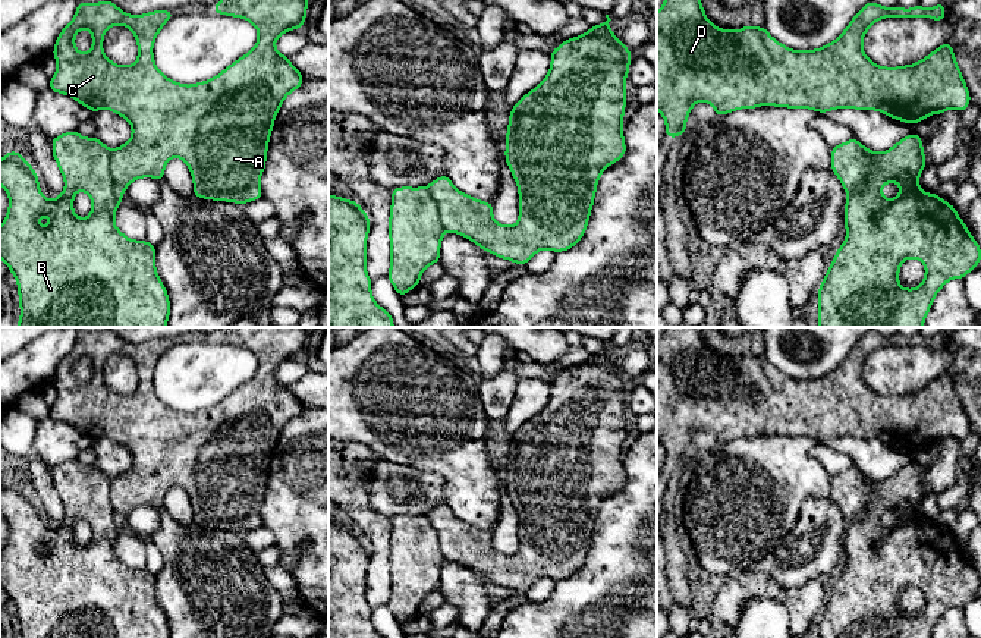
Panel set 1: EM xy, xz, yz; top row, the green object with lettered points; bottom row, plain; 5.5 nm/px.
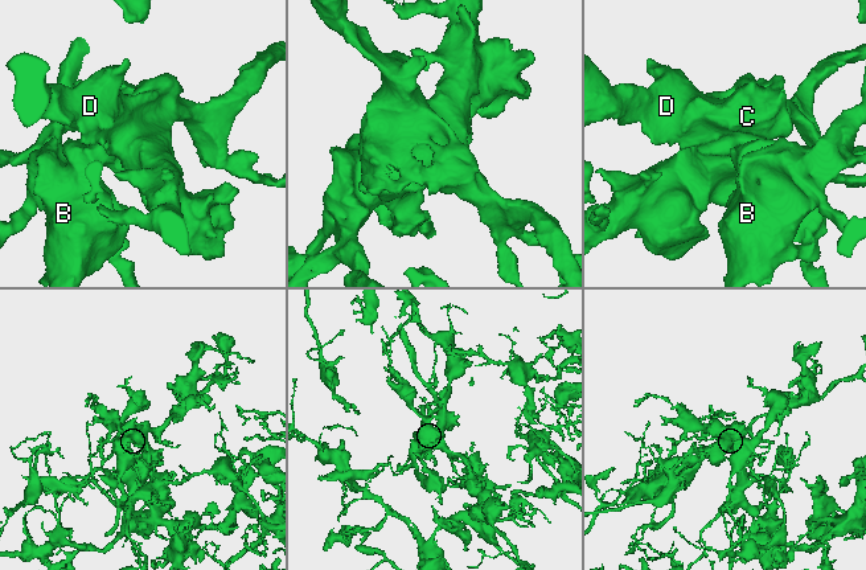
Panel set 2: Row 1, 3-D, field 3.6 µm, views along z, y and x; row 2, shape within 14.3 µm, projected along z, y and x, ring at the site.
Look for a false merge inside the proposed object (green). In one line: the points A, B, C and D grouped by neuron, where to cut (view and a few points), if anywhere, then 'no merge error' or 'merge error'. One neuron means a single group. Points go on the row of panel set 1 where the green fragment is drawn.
A B C D | no cut | no merge error

